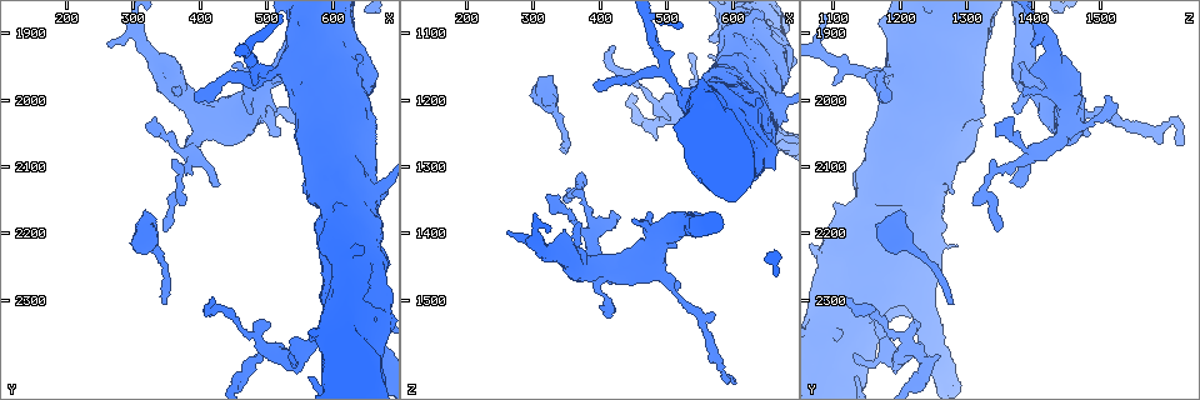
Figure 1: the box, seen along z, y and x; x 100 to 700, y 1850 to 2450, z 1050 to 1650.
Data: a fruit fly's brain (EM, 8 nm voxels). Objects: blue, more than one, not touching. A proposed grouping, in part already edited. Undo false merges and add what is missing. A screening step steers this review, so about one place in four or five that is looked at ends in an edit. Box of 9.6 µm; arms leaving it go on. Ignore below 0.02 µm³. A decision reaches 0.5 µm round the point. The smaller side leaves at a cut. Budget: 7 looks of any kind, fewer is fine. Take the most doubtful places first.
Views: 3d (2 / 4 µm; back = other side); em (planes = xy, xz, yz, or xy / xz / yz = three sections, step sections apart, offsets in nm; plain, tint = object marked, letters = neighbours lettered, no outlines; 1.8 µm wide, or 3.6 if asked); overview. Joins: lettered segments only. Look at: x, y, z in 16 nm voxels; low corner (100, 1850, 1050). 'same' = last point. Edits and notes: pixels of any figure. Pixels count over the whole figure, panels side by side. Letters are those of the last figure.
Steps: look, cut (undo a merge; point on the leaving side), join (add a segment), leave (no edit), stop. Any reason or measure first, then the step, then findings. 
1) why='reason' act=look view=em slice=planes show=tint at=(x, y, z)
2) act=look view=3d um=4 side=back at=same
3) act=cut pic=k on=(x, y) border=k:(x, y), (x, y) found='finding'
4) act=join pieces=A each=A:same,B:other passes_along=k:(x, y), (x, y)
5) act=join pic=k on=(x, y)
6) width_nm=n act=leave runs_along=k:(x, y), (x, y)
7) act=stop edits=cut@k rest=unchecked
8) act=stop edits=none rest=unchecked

why='end of a long branch' act=look view=3d um=2 at=(345, 2305, 1275)

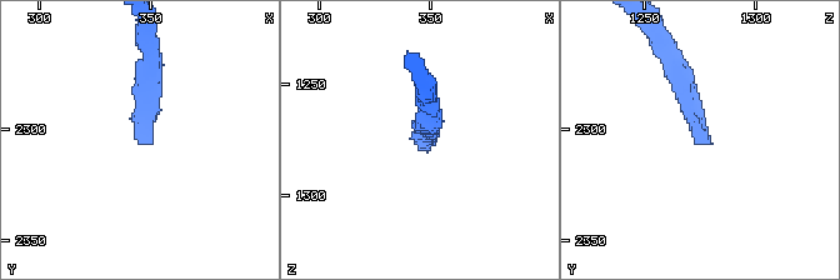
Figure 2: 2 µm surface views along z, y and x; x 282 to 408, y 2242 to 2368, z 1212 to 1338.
why='shape alone is not enough' act=look view=em slice=planes show=letters at=(344, 2308, 1273)

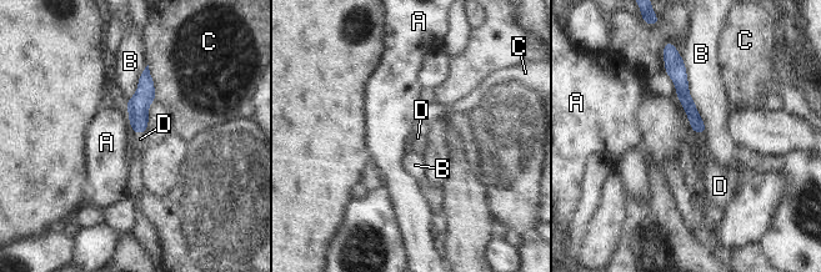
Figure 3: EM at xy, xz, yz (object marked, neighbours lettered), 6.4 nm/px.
act=join pieces=D each=A:other,B:other,C:other,D:same found='it goes on there'

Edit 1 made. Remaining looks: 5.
why='branch stops here' act=look view=em slice=xy step=16 show=letters at=(505, 2340, 1225)

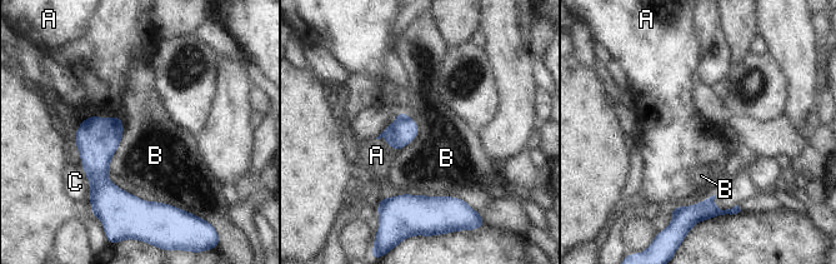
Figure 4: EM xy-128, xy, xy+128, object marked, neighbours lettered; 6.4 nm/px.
longest_contact=B:400nm act=leave each=A:other,B:other,C:other border=4:(409, 193), (459, 197), (470, 205) found='no lettered segment goes on from it'

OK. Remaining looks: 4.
why='arms part here' act=look view=3d um=4 at=(500, 1960, 1160)

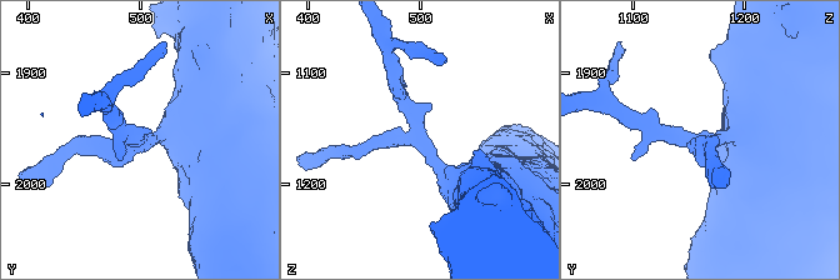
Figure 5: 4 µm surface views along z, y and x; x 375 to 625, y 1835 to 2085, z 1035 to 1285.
act=look view=em slice=planes show=plain at=(502, 1962, 1160)

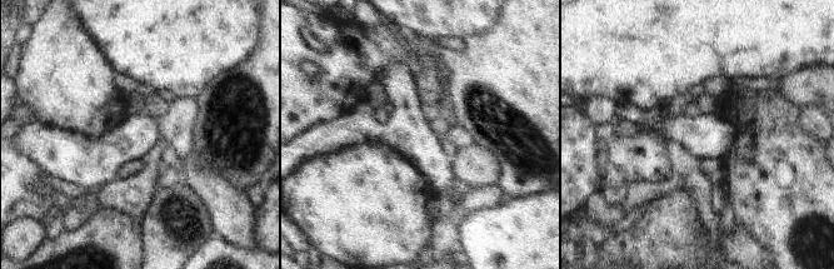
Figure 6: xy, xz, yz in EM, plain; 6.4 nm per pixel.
act=look view=em slice=planes show=letters at=same

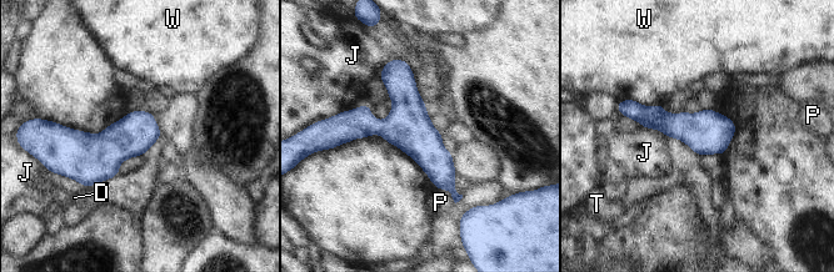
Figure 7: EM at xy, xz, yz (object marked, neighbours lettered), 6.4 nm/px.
longest_contact=J:380nm act=leave each=D:other,J:other,P:other,T:other,W:other border=7:(386, 61), (409, 65), (425, 104) found='all the same neuron'

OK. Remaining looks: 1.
act=stop edits=join@3 rest=unchecked

